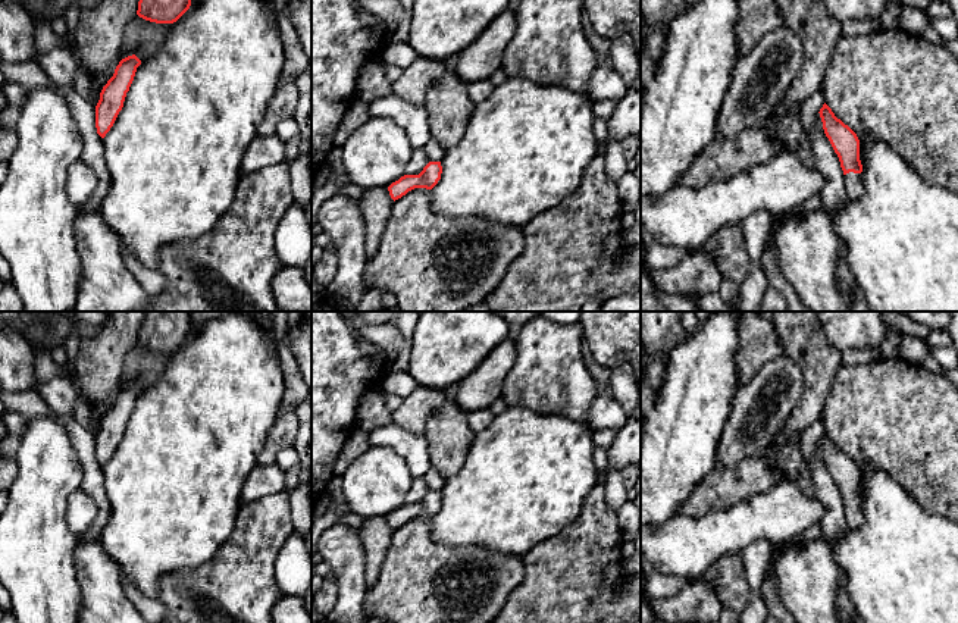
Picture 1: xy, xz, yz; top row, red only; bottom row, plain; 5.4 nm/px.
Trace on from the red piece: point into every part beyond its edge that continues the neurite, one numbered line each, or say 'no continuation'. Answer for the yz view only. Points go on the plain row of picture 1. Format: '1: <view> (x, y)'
1: yz (854, 513)

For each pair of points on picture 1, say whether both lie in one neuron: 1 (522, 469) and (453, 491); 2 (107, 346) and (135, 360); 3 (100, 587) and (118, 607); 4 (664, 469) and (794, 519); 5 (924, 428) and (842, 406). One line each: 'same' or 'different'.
1: same
2: different
3: same
4: different
5: same

